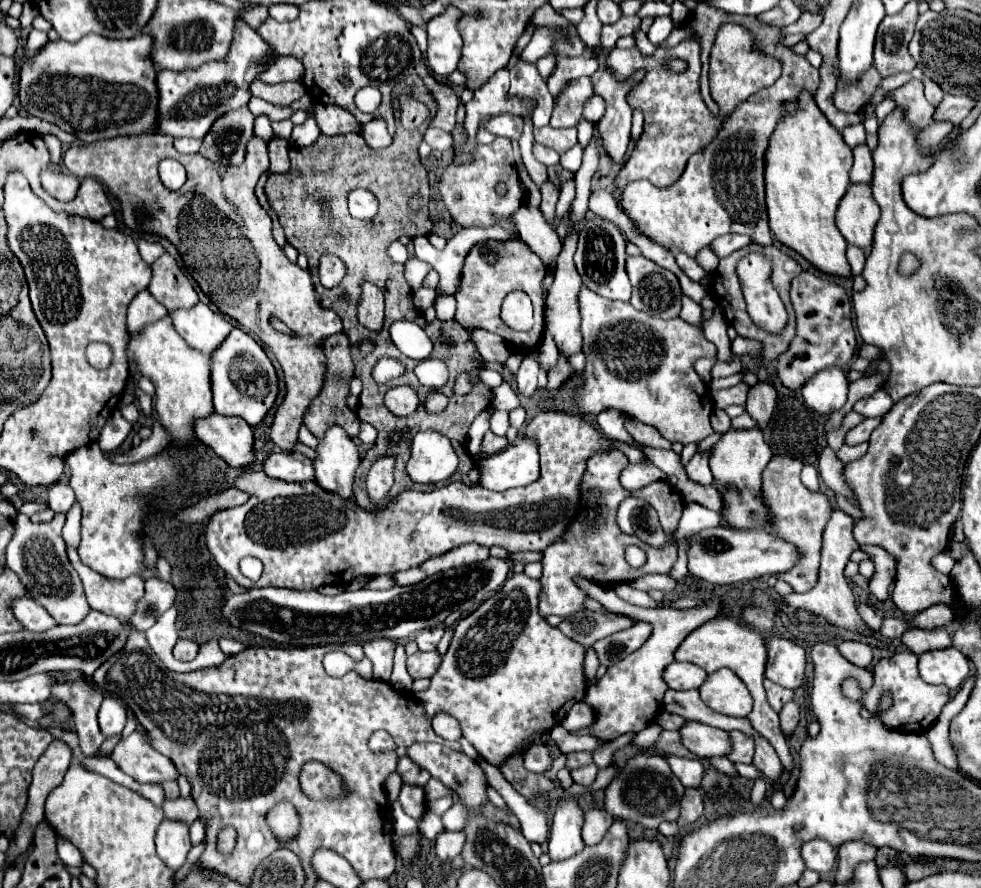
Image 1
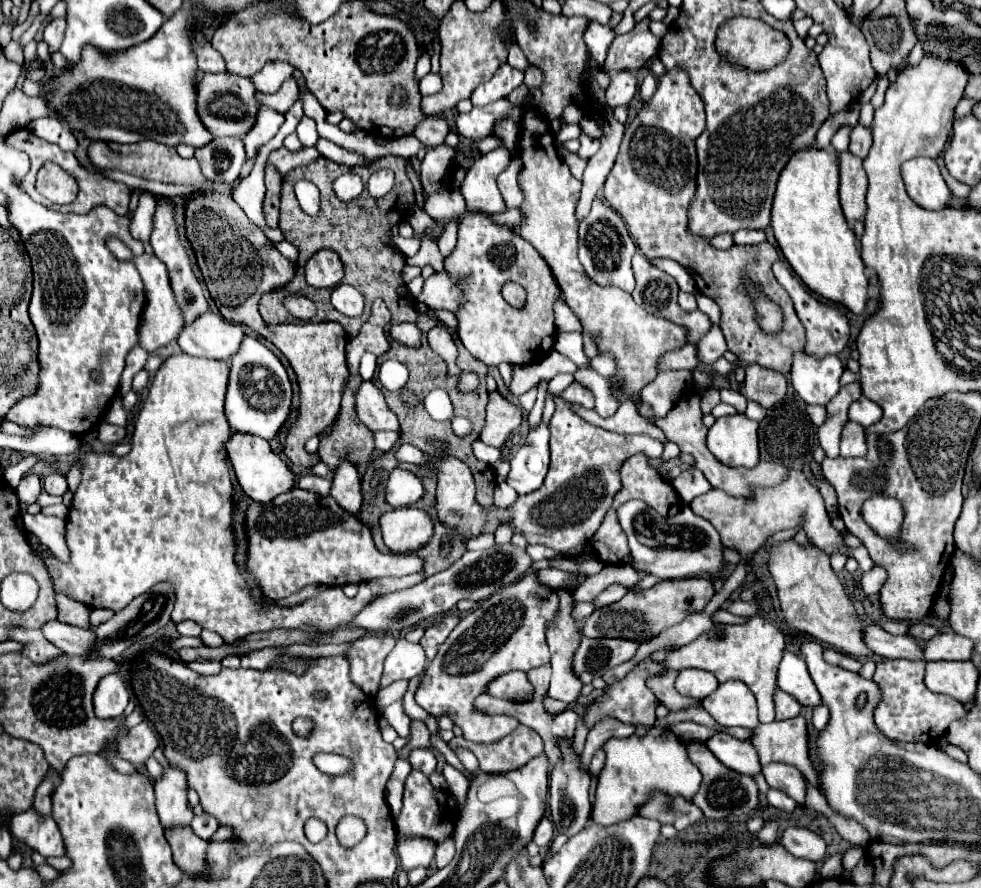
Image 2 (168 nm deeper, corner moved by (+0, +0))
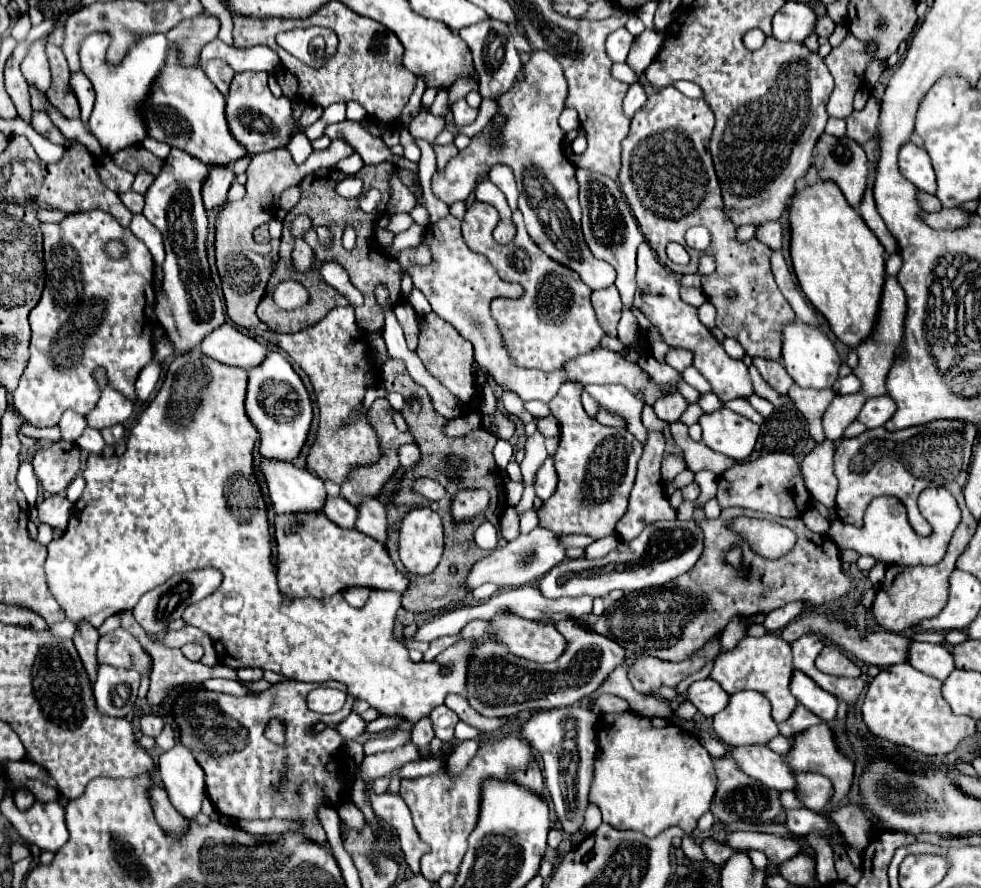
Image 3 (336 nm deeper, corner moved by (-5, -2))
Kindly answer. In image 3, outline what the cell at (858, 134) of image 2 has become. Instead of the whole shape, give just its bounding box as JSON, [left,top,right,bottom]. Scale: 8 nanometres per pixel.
[845,96,879,144]

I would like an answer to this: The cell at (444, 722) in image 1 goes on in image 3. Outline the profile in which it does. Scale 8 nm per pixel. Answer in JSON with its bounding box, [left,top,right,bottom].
[455,721,481,742]

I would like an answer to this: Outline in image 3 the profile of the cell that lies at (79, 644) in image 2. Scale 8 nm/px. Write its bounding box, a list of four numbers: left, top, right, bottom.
[97,628,153,674]

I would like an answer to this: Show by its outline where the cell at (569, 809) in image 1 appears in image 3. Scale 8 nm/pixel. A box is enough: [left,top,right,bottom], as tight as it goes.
[519,704,597,836]

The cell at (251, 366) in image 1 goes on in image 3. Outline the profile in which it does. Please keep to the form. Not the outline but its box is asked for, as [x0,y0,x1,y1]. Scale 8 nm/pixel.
[247,350,313,462]

